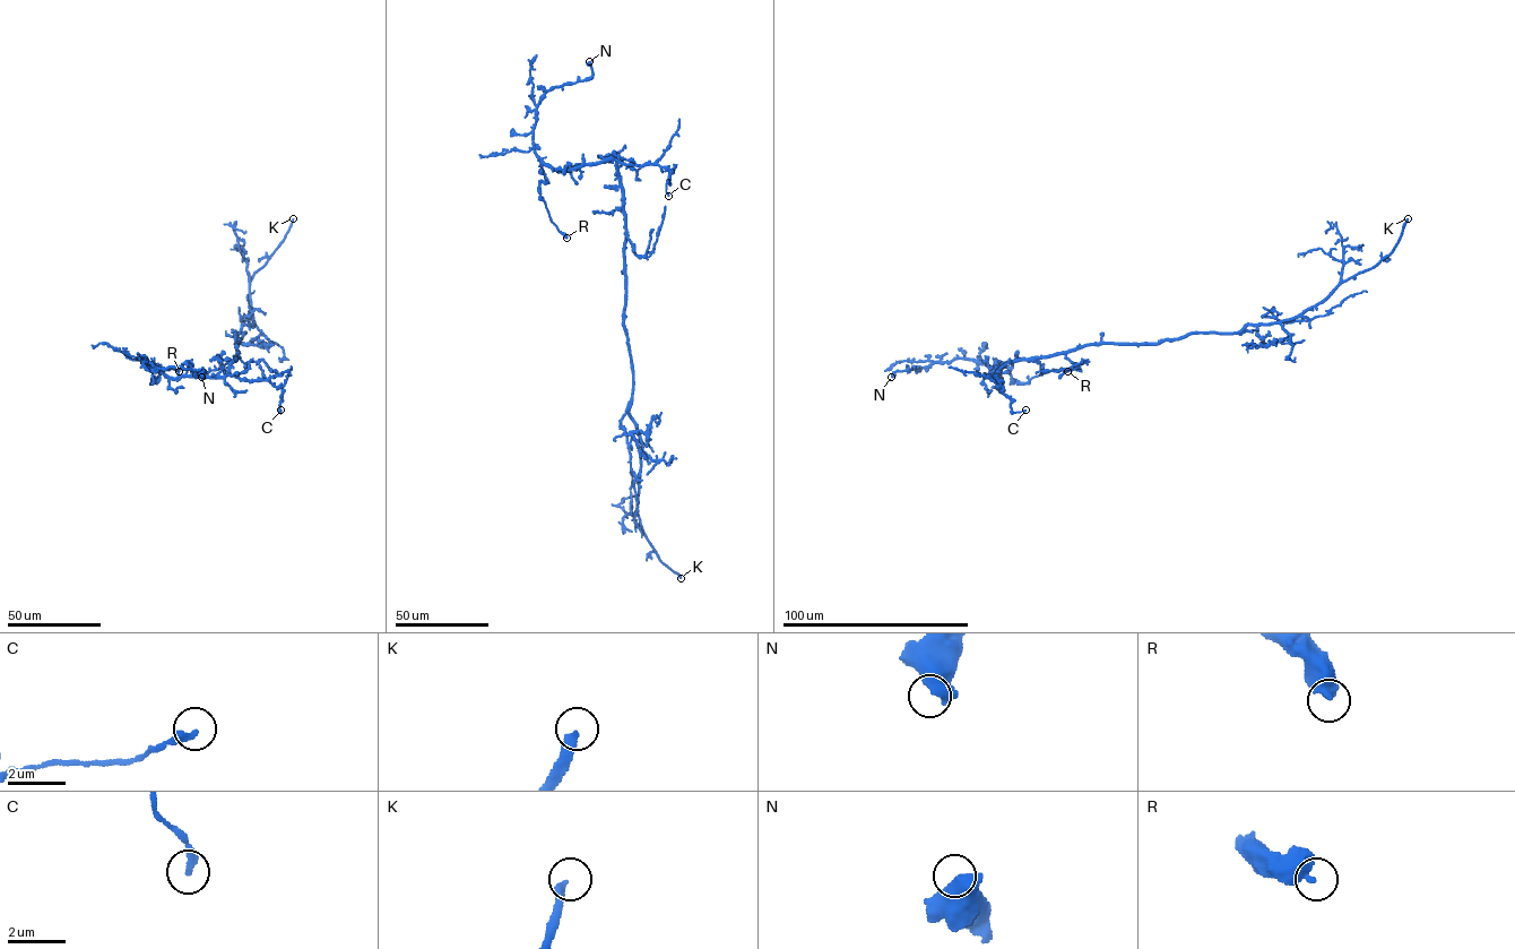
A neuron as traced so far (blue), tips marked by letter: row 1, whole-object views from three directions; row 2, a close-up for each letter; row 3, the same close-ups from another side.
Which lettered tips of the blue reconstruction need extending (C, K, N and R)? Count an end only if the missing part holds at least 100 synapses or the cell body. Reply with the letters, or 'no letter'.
K

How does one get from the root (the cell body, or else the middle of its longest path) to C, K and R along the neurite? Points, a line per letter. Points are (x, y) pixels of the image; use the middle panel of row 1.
C: (625, 282), (625, 222), (617, 160), (625, 164), (666, 167), (671, 173), (666, 184), (668, 196)
K: (625, 282), (623, 328), (633, 382), (629, 415), (641, 446), (639, 518), (659, 559), (681, 578)
R: (625, 282), (625, 222), (615, 160), (565, 170), (542, 166), (547, 181), (539, 184), (539, 198), (566, 238)

